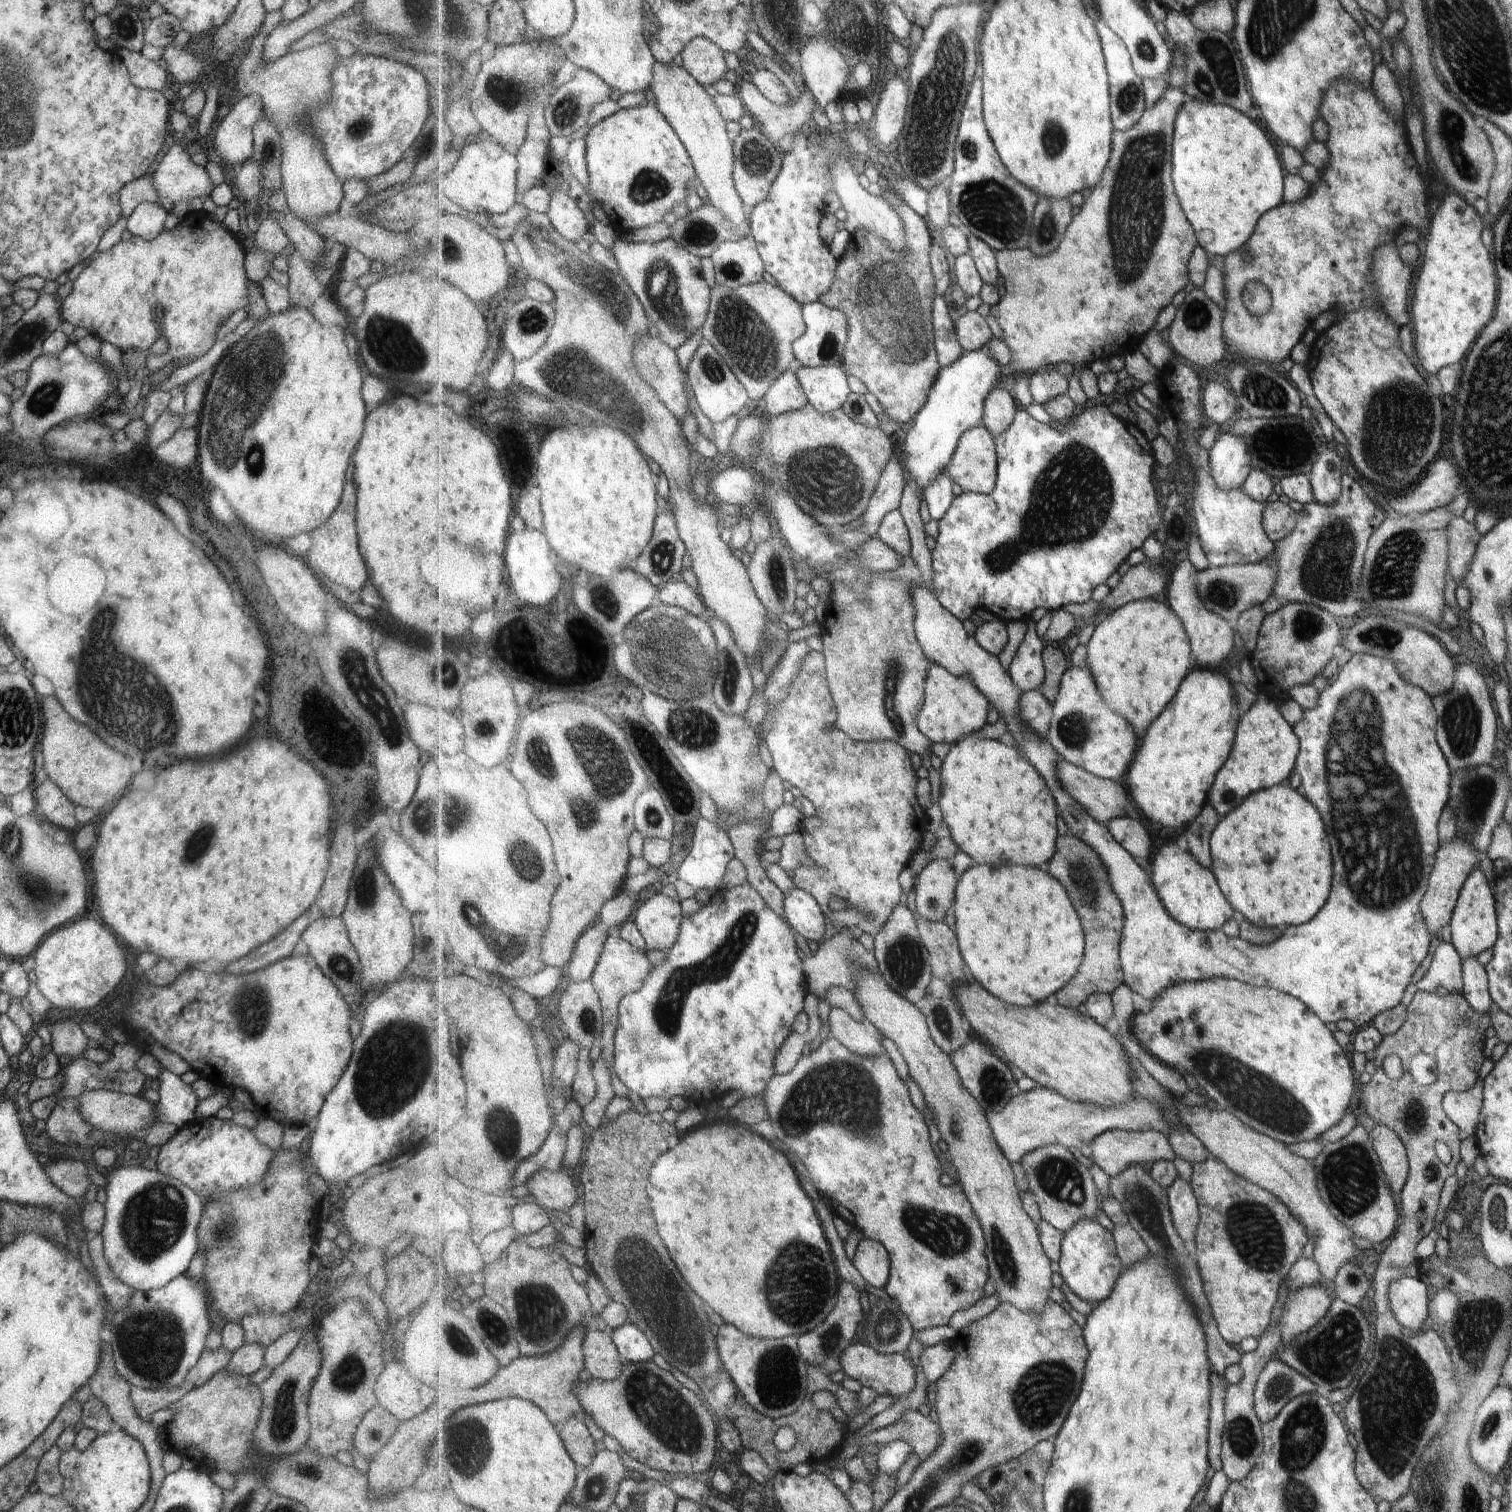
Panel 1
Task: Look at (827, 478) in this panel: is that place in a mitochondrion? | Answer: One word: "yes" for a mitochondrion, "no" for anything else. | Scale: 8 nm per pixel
yes

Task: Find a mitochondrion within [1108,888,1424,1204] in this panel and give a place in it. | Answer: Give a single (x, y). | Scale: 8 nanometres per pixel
(1249, 1091)

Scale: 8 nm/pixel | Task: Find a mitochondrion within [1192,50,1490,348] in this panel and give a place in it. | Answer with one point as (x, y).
(1451, 126)

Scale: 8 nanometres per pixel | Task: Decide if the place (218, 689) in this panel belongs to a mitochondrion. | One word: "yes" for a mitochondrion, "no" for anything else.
no

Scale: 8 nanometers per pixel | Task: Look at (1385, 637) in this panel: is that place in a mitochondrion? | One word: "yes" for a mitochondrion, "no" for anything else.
yes

